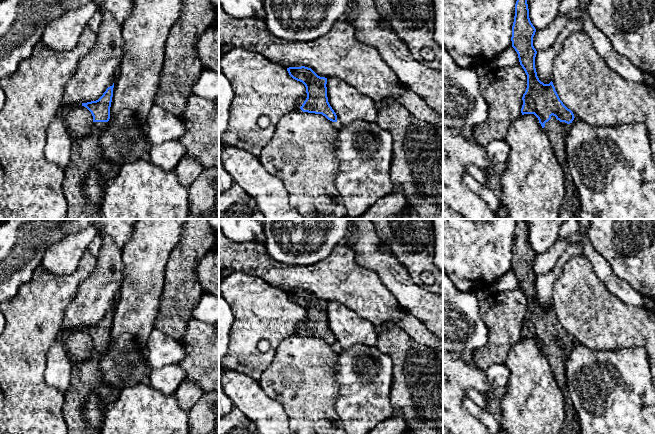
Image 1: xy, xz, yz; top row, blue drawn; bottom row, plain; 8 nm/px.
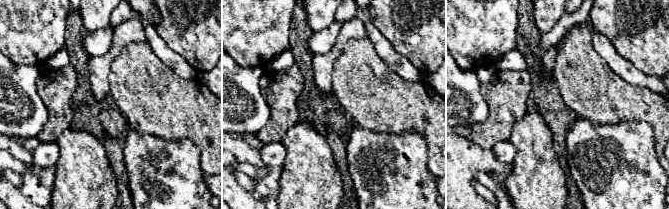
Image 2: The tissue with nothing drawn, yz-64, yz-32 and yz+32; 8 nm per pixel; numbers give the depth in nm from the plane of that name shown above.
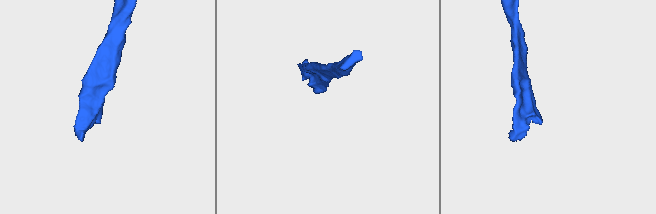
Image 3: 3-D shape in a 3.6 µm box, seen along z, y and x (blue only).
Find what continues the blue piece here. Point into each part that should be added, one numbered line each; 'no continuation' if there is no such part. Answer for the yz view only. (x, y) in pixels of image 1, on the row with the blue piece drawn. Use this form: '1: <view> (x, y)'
1: yz (570, 208)

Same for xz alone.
no continuation

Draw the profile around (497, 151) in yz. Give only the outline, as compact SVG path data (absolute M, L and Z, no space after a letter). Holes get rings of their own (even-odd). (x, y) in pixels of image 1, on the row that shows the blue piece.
M504 139L493 140L486 145L484 149L486 151L487 158L494 164L505 163L510 153L510 147Z

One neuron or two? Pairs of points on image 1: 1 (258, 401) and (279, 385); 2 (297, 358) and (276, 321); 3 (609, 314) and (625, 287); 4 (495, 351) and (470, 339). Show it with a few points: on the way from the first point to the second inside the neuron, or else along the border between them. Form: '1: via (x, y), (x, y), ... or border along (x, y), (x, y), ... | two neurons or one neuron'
1: border along (258, 381), (262, 390), (284, 409) | two neurons
2: border along (299, 331), (288, 335), (278, 345), (273, 358) | two neurons
3: border along (602, 281), (625, 303), (640, 307) | two neurons
4: border along (484, 321), (488, 340), (469, 354) | two neurons

